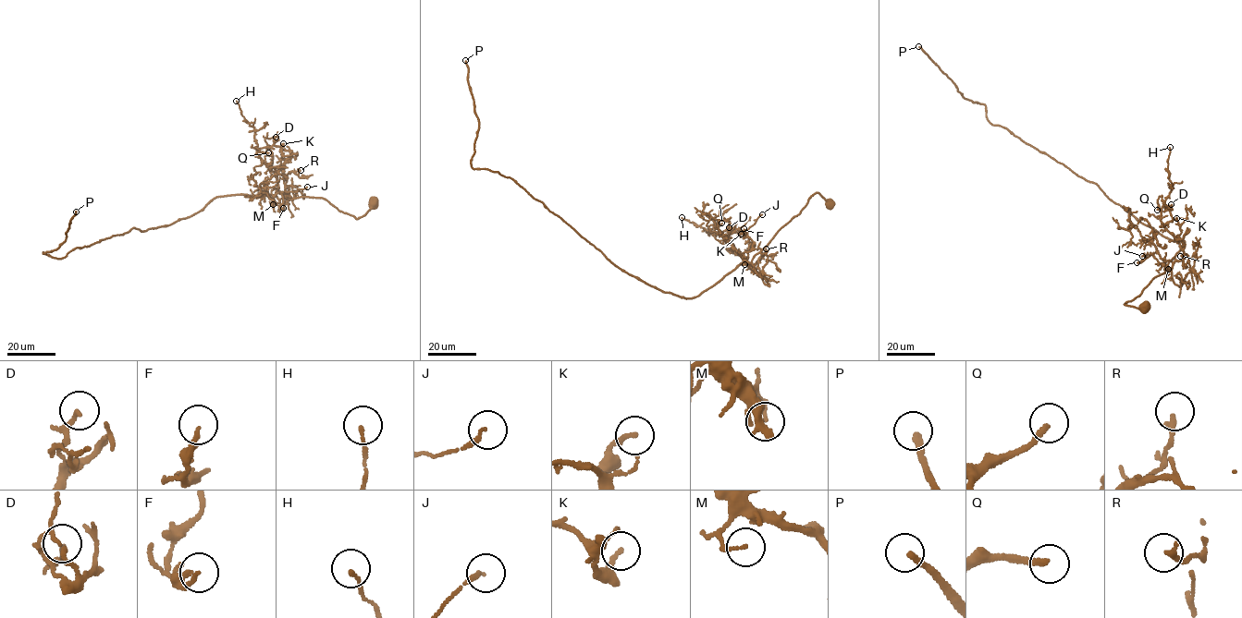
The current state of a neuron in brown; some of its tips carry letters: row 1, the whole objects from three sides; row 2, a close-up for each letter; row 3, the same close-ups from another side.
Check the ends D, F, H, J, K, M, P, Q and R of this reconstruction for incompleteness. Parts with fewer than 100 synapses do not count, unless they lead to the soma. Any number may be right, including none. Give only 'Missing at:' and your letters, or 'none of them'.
Missing at: P, Q

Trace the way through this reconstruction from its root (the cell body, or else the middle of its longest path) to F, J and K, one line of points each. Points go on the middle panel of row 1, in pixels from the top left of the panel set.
F: (830, 203), (813, 193), (750, 263), (742, 255), (754, 243), (743, 236), (743, 228)
J: (830, 203), (813, 193), (749, 263), (742, 255), (754, 243), (747, 232), (762, 214)
K: (830, 203), (813, 193), (799, 213), (747, 262), (748, 267), (724, 235), (713, 233), (727, 230), (741, 234)

